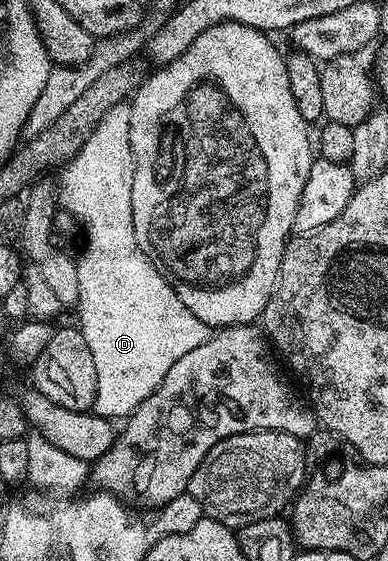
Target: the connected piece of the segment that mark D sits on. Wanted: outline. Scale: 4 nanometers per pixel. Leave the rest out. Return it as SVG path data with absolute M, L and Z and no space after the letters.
M123 102L112 106L108 114L105 114L104 118L100 119L99 125L92 131L91 137L84 142L83 148L69 160L69 163L61 169L60 173L62 173L60 196L63 201L66 199L66 204L64 204L65 211L72 213L76 217L81 231L84 233L84 244L86 240L86 249L83 250L82 256L79 255L77 257L79 300L76 305L76 312L78 312L78 321L76 321L76 324L84 334L84 342L88 342L88 350L92 350L92 362L96 362L96 398L94 399L92 411L95 416L104 416L107 418L119 418L118 416L122 416L121 418L129 418L162 385L164 382L164 374L168 374L168 370L172 370L172 366L176 366L176 362L180 362L180 358L184 358L184 354L188 354L188 350L196 350L196 346L204 343L212 334L212 329L209 324L200 322L200 318L196 318L196 314L192 314L192 310L188 310L188 306L184 306L184 302L180 302L176 290L160 271L159 265L155 264L150 257L142 253L140 246L136 242L136 234L132 226L134 155L132 154L132 146L130 145L129 103Z

